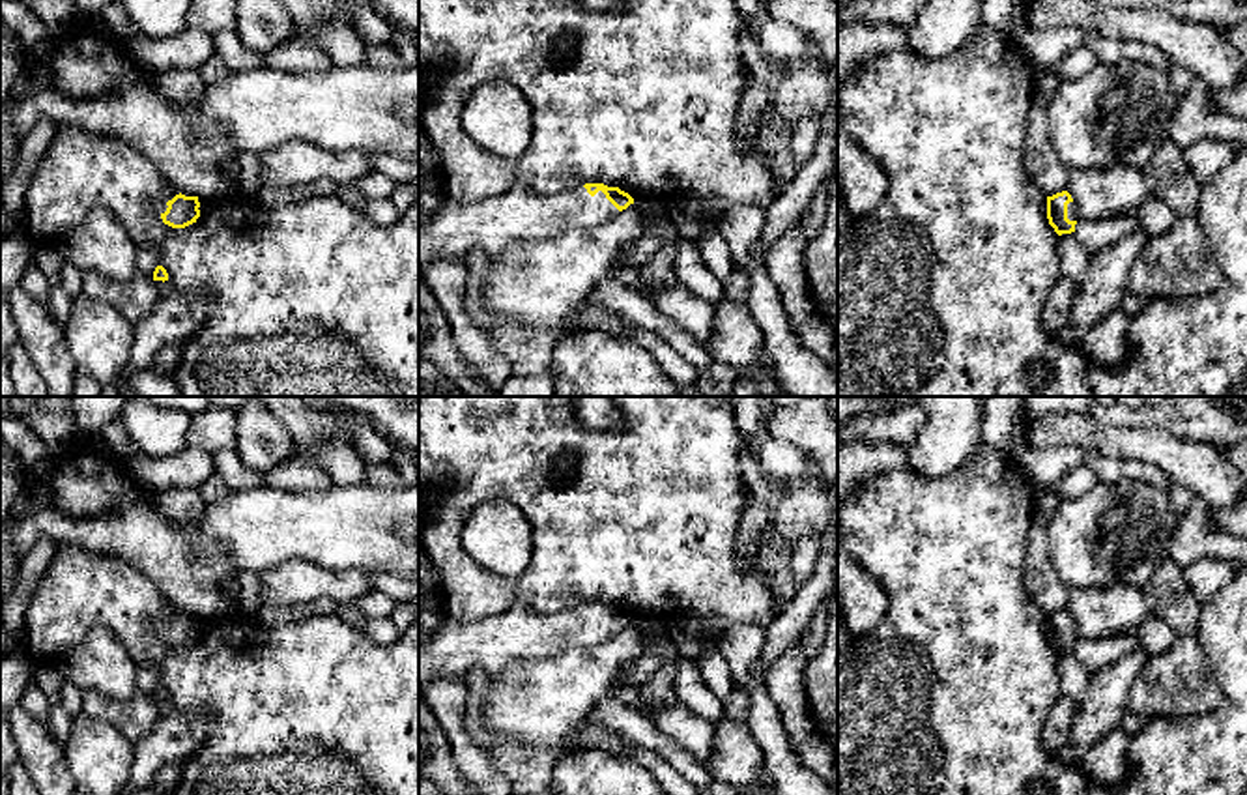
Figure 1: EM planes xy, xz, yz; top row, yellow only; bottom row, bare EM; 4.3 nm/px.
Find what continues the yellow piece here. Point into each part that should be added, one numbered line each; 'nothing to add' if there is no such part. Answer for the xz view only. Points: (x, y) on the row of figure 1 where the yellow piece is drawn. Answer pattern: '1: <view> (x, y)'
1: xz (490, 225)

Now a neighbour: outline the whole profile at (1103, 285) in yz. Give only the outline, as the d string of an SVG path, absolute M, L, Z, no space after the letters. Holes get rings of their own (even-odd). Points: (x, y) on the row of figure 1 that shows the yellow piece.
M1135 228L1124 239L1088 258L1069 324L1054 333L1060 342L1081 346L1097 322L1120 309L1122 297L1127 294L1129 267L1148 239L1142 230Z

